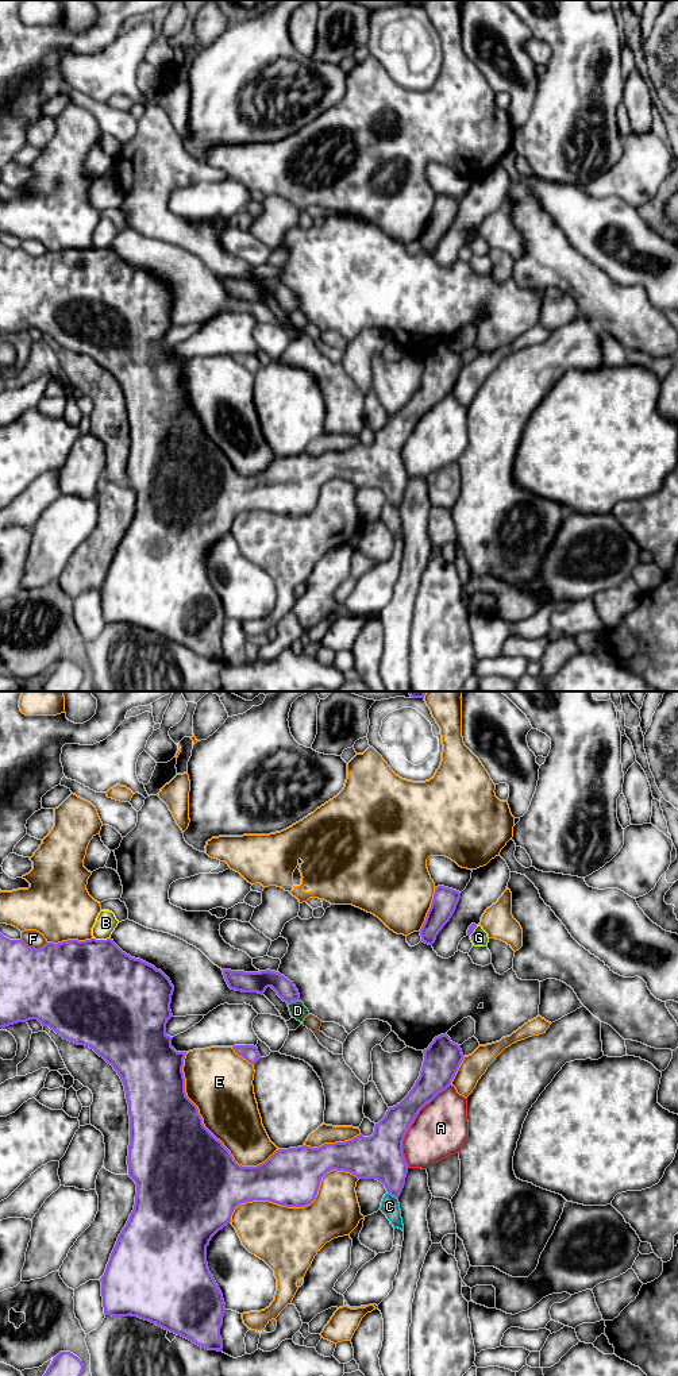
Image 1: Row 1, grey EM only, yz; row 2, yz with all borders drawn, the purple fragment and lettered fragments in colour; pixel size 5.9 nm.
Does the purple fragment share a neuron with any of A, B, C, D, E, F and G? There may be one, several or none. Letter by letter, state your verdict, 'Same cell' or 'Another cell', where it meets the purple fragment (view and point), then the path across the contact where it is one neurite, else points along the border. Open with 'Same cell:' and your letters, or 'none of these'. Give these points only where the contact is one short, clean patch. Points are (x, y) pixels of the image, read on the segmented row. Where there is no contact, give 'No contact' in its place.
Same cell: none of these
A: Another cell. Touches purple at yz (412, 1122)
B: Another cell. Touches purple at yz (101, 940)
C: Another cell. Touches purple at yz (392, 1195)
D: Another cell. Touches purple at yz (293, 1001). Boundary: yz (299, 999), (288, 1003)
E: Another cell. Touches purple at yz (201, 1121)
F: Another cell. Touches purple at yz (34, 948)
G: Another cell. Touches purple at yz (473, 931)

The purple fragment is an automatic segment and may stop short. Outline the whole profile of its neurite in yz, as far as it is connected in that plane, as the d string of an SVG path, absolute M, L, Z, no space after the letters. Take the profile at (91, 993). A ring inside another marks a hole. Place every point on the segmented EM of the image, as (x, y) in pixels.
M0 933L0 1028L38 1020L42 1026L49 1026L63 1040L93 1049L113 1067L124 1086L130 1115L127 1165L128 1176L136 1184L136 1195L134 1210L100 1279L104 1314L138 1317L201 1348L221 1352L220 1327L226 1303L209 1272L207 1246L212 1237L231 1222L234 1210L240 1203L253 1200L305 1207L315 1200L321 1177L332 1169L350 1172L358 1179L375 1179L385 1186L388 1194L398 1199L408 1173L402 1153L404 1137L419 1111L451 1084L465 1056L461 1045L452 1042L447 1034L435 1037L423 1051L424 1061L415 1086L400 1103L388 1109L370 1137L359 1134L353 1140L319 1148L303 1145L278 1149L257 1167L242 1167L204 1126L197 1106L186 1096L182 1072L186 1052L177 1052L172 1047L173 1037L166 1034L166 1024L173 1017L173 991L174 986L161 970L131 957L111 938L46 943L35 949L22 938L9 940Z

